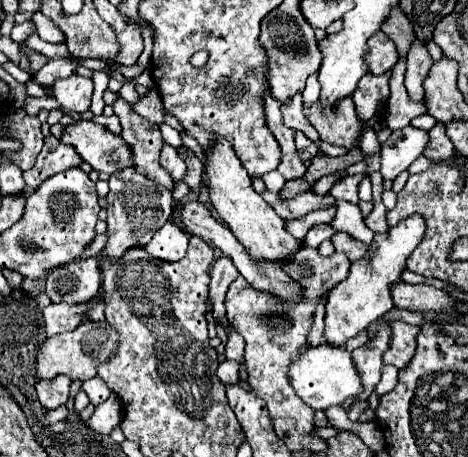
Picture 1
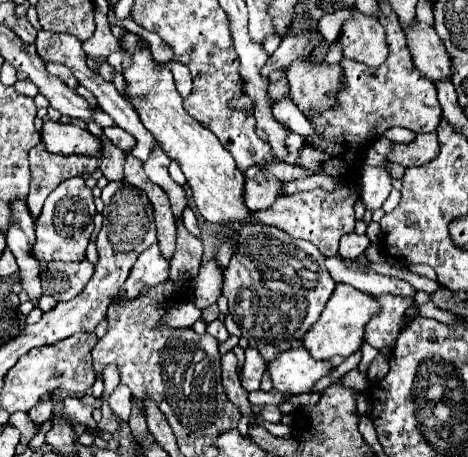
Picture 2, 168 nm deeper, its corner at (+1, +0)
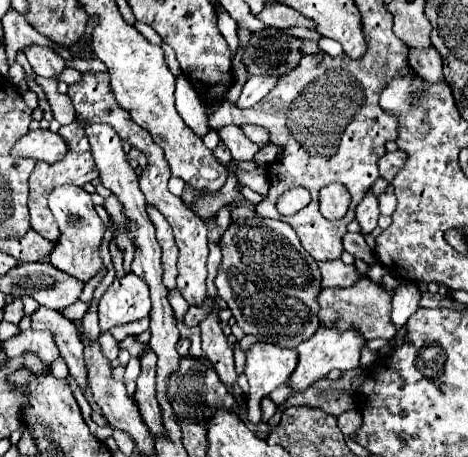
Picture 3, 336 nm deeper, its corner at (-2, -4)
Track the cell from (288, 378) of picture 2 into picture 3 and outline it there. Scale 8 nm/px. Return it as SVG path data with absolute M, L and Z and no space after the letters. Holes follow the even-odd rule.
M256 342L246 352L244 374L250 384L248 418L252 424L260 424L260 400L274 388L286 384L298 364L298 354L278 344Z

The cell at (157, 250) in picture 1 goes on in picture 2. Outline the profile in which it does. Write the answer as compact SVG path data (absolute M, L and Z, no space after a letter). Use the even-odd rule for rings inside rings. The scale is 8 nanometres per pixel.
M155 242L137 258L119 294L125 294L127 298L135 298L143 286L155 286L159 282L165 282L167 278L169 278L169 260L161 256L161 250L157 248Z

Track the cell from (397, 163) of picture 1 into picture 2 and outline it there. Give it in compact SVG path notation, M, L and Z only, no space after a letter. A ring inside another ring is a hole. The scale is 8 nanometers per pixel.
M361 162L359 174L363 182L363 204L369 210L379 208L391 192L391 174L387 166L368 166Z

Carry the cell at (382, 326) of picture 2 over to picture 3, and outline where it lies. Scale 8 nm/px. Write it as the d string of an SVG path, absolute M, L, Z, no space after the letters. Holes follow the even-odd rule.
M360 276L356 284L348 288L322 288L318 296L320 304L320 326L336 326L336 330L358 330L366 340L384 338L392 340L396 336L396 328L390 320L392 296L382 286L374 284L368 276Z

